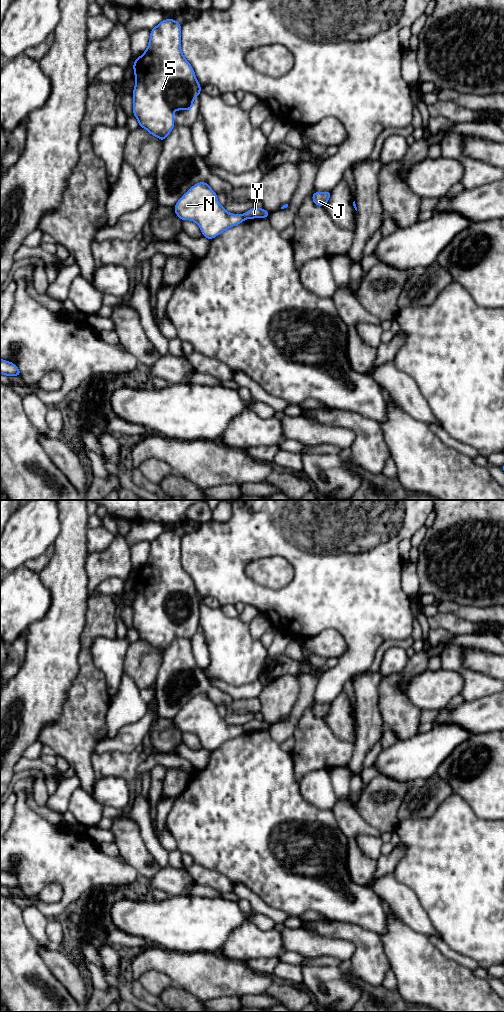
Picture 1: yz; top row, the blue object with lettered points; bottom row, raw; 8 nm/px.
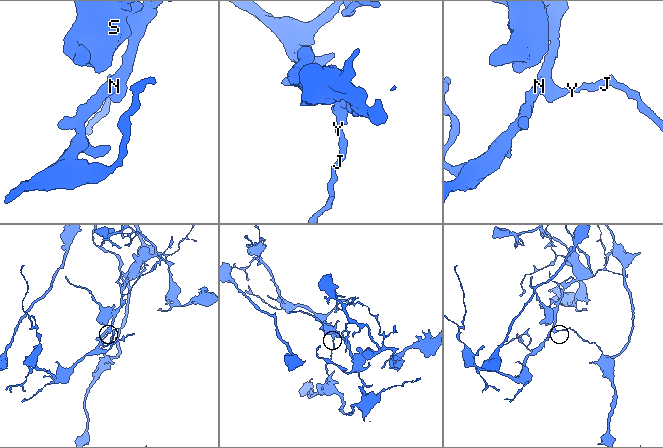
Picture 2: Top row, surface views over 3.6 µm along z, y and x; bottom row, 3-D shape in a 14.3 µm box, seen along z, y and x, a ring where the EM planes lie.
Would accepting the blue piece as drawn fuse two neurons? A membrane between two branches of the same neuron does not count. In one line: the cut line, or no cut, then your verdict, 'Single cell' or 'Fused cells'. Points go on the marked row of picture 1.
Split along yz (244, 214), (246, 218). Fused cells

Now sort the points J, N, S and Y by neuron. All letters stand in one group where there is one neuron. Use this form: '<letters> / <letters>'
J Y / N S

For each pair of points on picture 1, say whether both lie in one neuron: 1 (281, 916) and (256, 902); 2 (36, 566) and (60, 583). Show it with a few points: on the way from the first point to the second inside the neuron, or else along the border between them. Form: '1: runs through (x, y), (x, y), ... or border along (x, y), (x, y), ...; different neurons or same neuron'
1: runs through (275, 915), (262, 908); same neuron
2: border along (54, 550), (51, 559), (39, 574); different neurons

